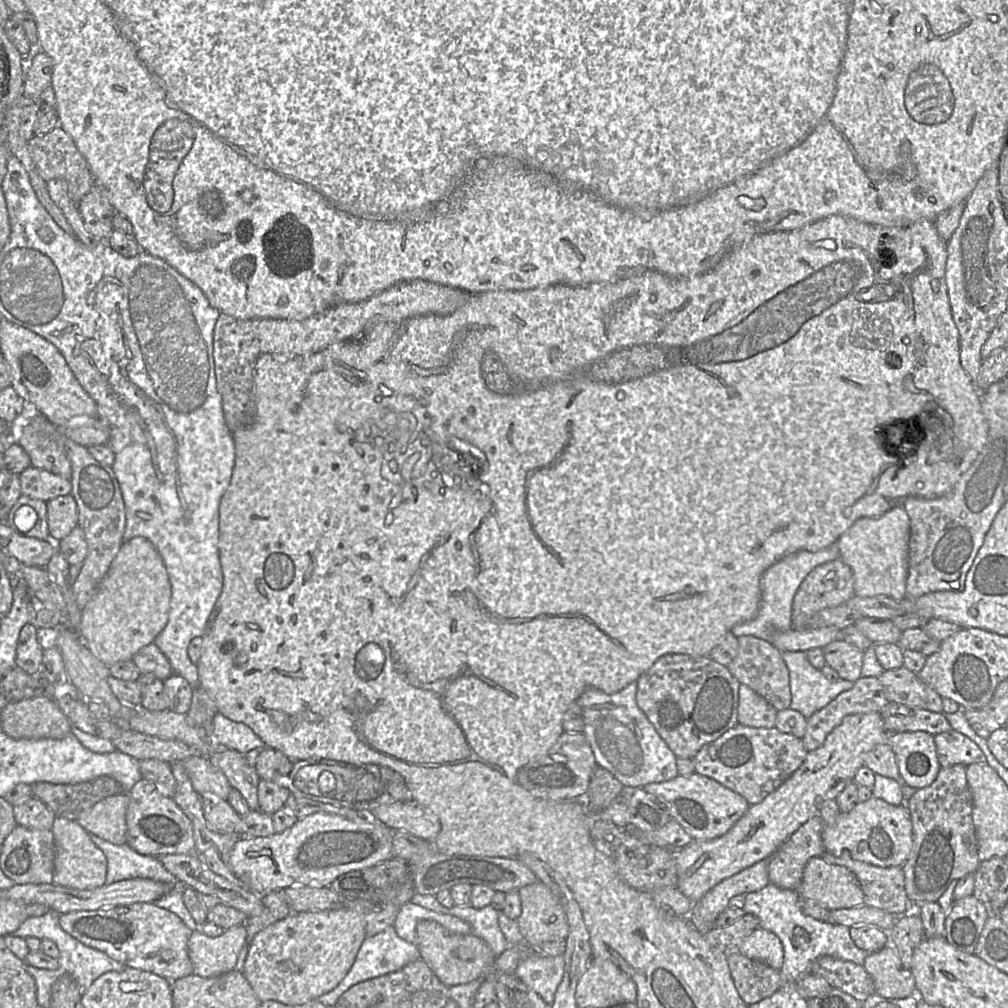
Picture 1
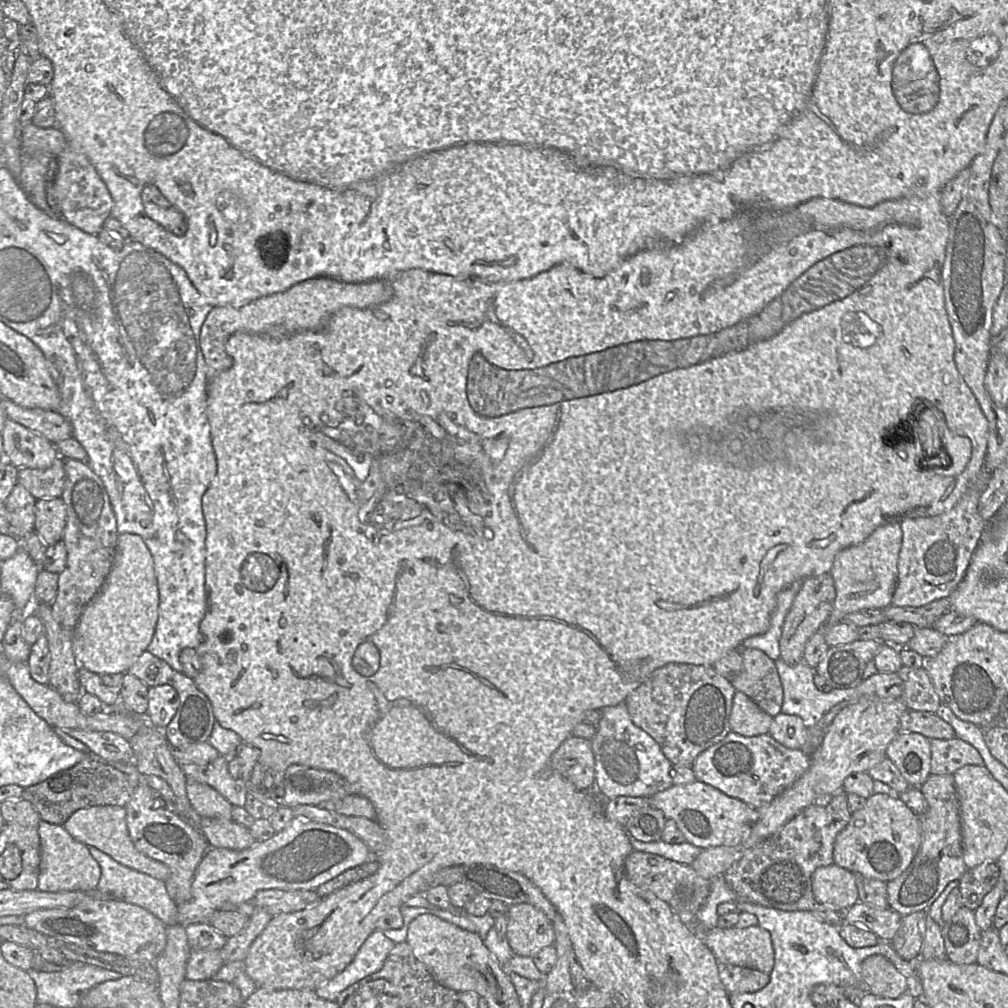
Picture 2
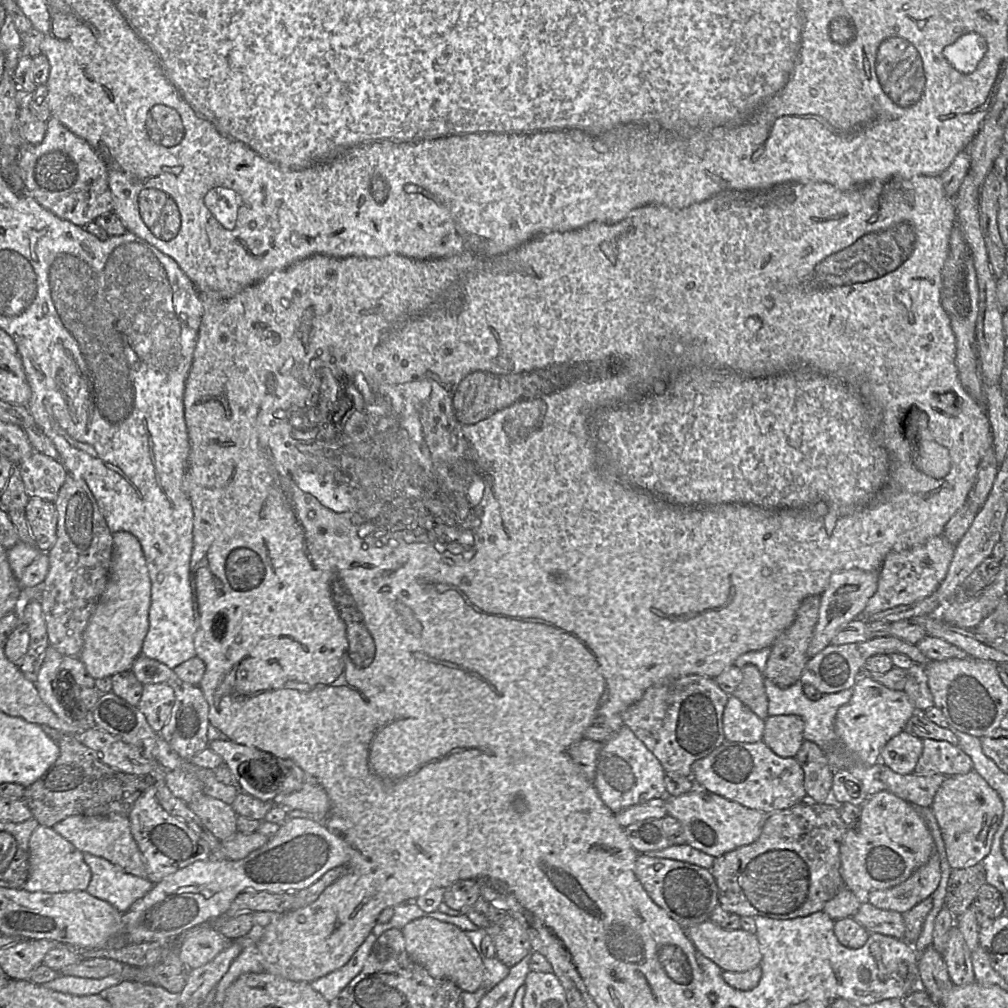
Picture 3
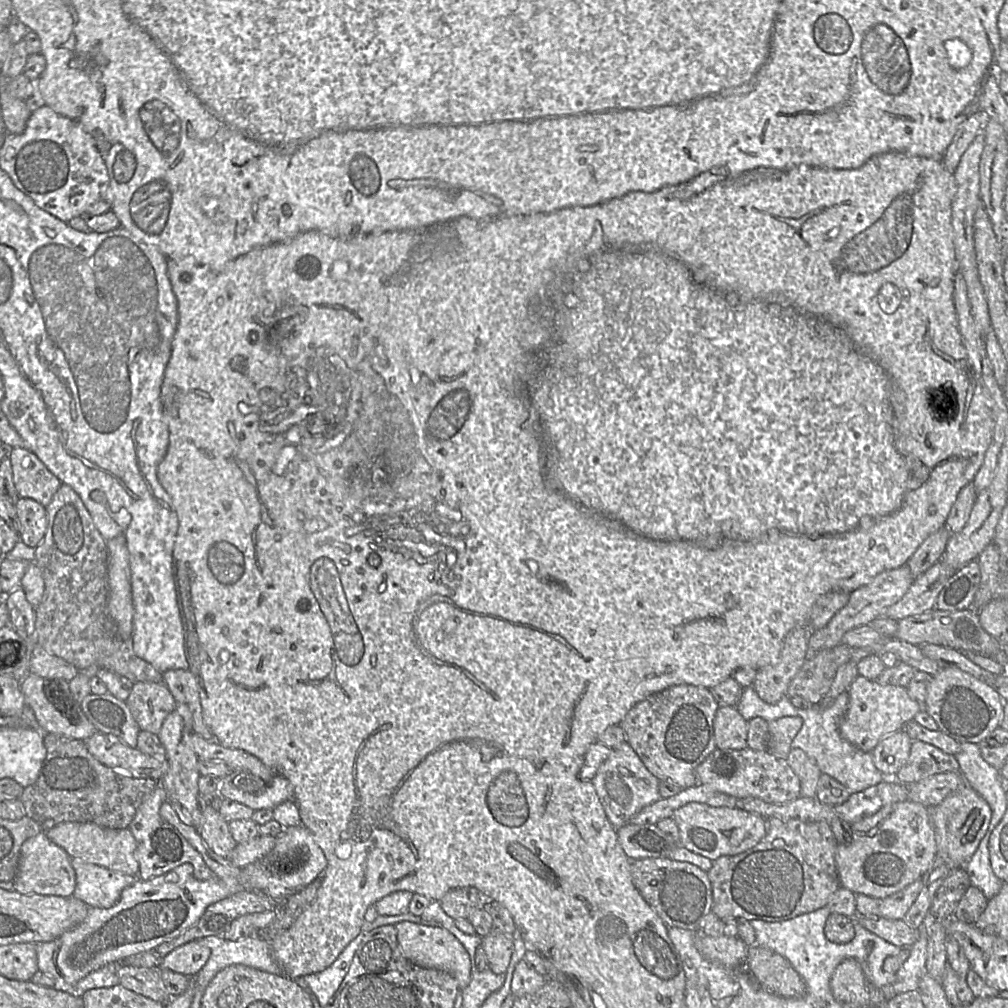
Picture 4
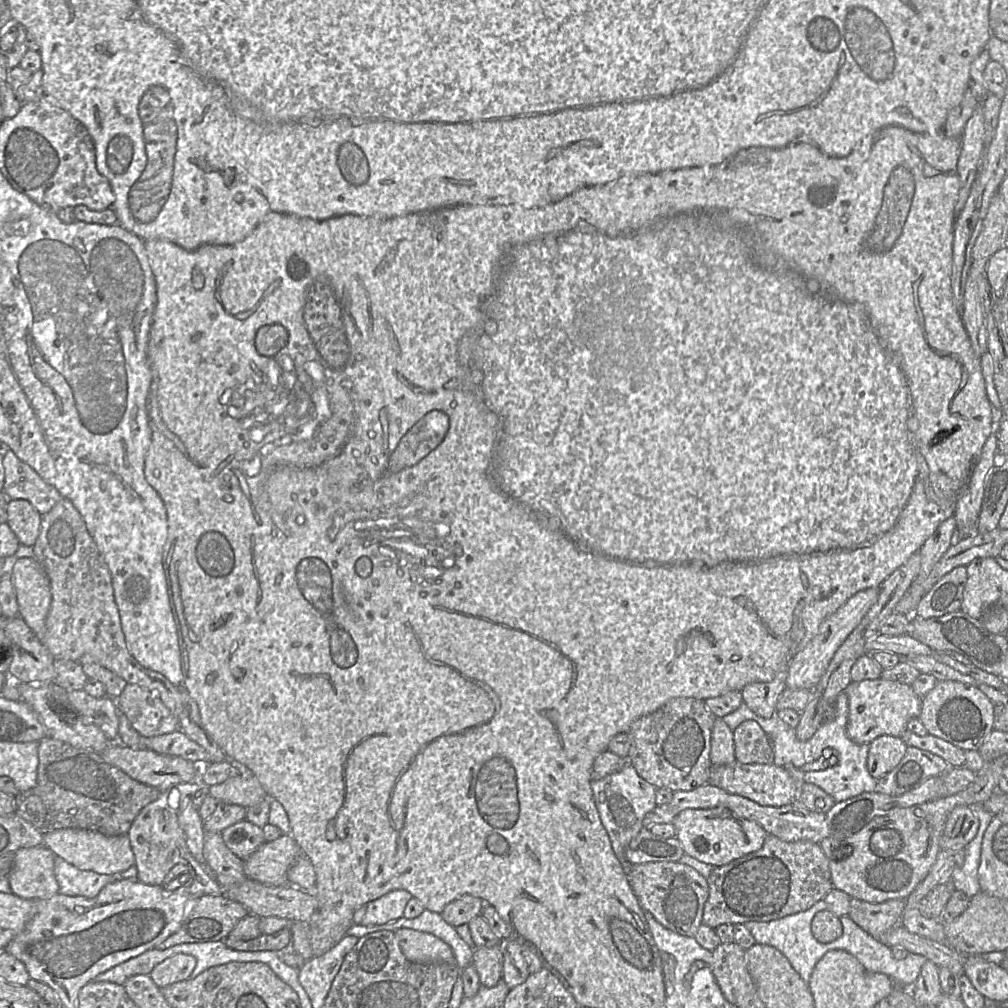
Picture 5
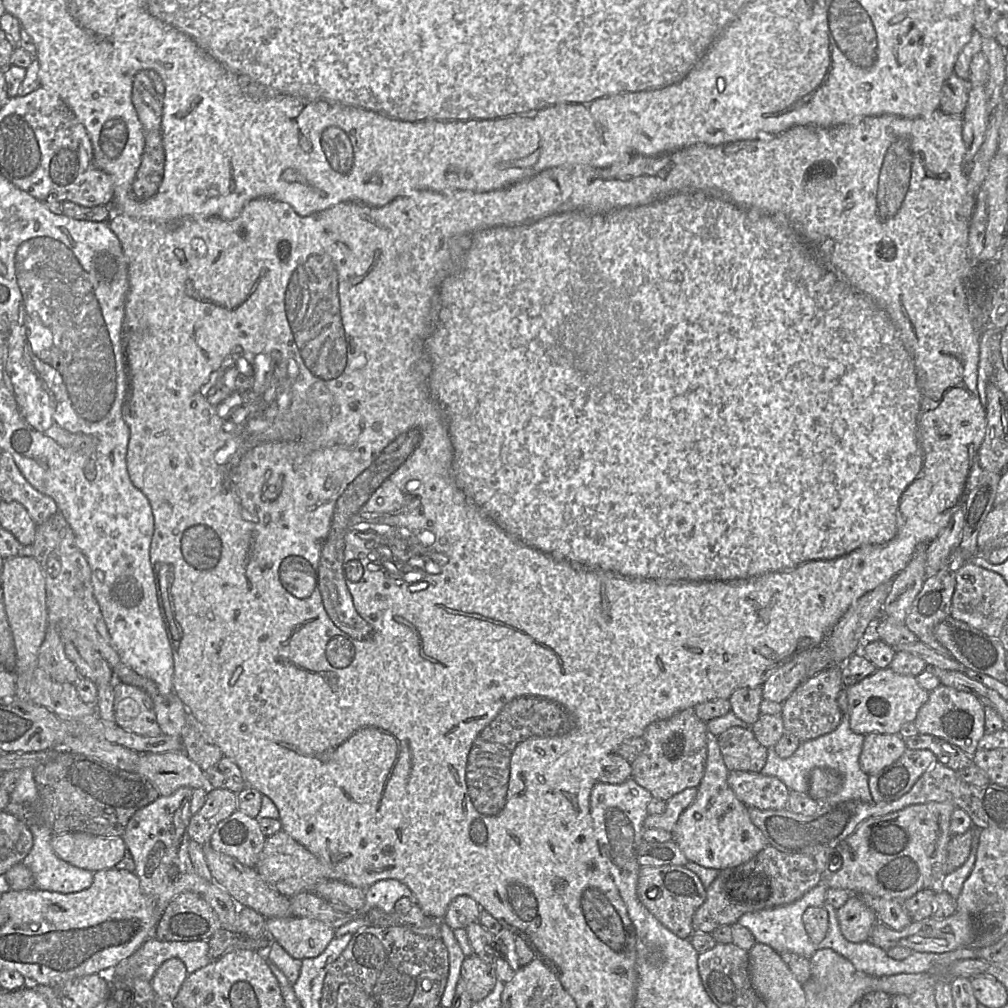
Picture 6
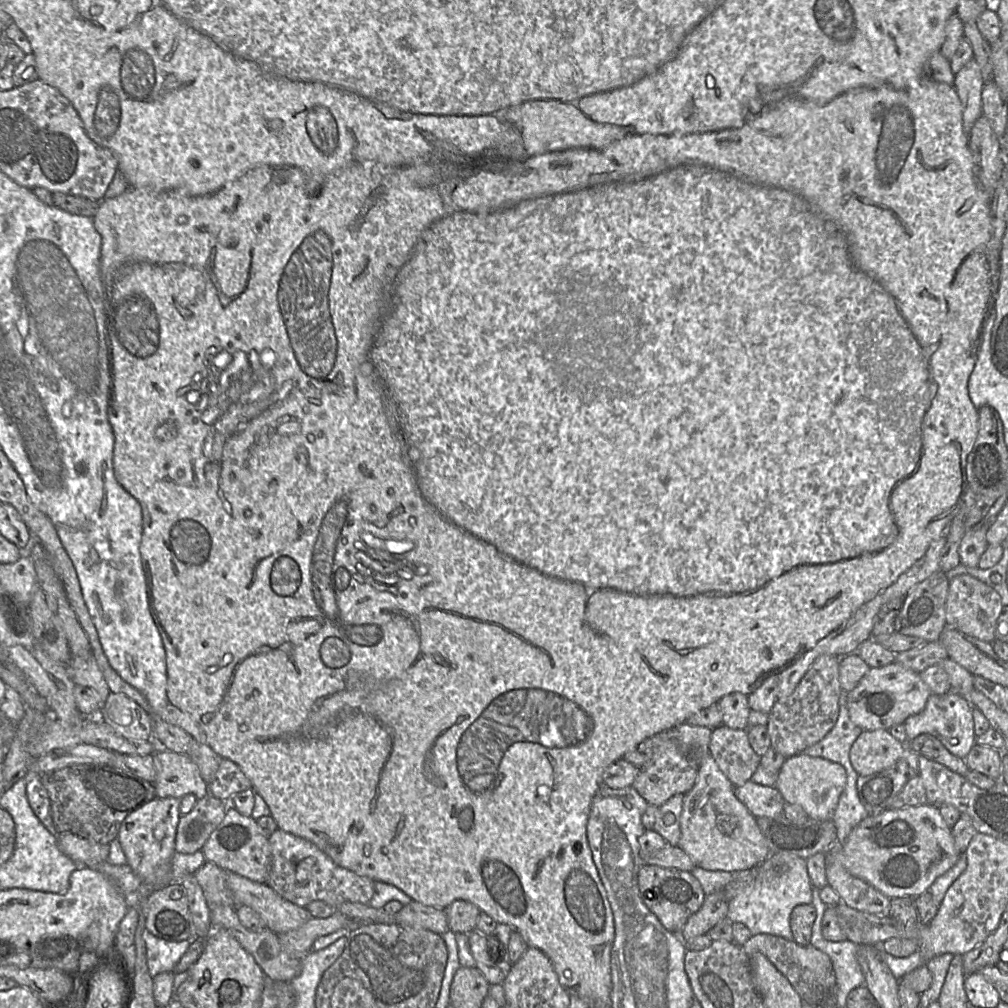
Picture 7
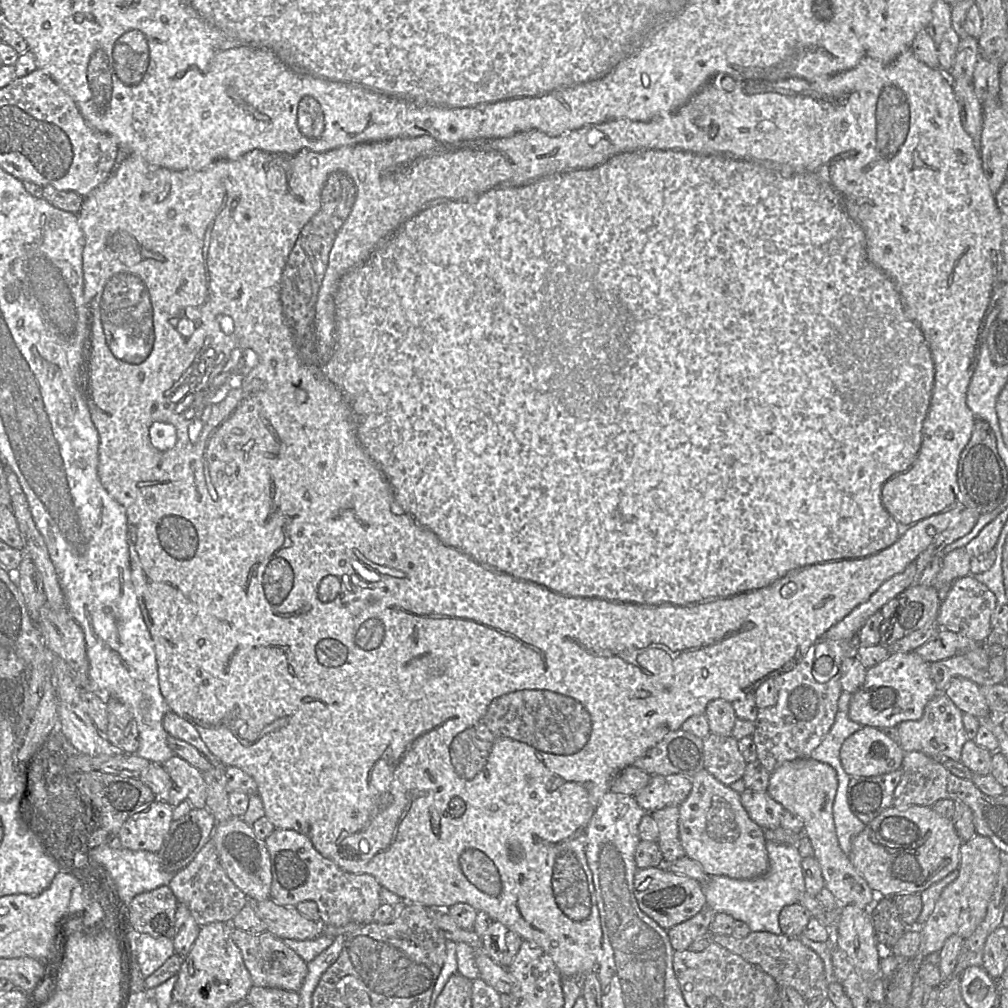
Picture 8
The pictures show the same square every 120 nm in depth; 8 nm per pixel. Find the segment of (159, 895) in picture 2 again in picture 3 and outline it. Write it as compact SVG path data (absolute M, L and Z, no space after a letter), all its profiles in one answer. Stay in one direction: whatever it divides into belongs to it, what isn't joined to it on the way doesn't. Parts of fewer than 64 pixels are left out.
M83 853L83 858L91 870L91 880L85 891L109 902L122 913L154 886L146 877L132 875L105 858L89 853Z

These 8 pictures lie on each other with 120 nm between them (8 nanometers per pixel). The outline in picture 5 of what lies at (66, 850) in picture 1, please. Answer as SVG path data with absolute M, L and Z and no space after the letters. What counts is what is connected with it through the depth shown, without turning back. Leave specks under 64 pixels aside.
M44 845L21 848L7 876L12 893L29 900L46 900L58 894L54 867L55 854Z

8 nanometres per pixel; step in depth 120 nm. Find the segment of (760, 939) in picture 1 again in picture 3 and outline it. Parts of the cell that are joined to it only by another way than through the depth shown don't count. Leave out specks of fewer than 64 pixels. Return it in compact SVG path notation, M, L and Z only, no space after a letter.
M710 920L684 930L696 951L722 971L744 972L759 967L762 955L756 934L726 930Z

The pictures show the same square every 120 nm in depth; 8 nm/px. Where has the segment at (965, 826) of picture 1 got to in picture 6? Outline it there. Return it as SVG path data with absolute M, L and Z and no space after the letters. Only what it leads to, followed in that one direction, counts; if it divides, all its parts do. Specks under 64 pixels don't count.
M851 893L836 914L842 935L853 943L867 941L870 930L878 921L874 911L856 893Z

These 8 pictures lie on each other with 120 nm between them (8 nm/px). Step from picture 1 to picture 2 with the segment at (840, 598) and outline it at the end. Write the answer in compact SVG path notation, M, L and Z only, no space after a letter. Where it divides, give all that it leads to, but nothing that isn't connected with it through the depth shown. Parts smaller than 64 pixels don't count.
M830 573L811 576L803 580L782 626L779 641L780 659L786 664L795 665L804 661L803 655L806 643L828 620L833 610L835 597L834 579Z

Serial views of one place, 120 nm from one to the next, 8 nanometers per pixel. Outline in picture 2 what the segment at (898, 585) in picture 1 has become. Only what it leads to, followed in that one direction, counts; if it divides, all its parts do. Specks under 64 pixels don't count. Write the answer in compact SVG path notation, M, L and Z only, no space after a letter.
M900 523L878 527L864 542L839 551L830 570L836 597L826 624L838 623L853 612L863 609L884 609L891 605L898 579L898 558L903 531Z

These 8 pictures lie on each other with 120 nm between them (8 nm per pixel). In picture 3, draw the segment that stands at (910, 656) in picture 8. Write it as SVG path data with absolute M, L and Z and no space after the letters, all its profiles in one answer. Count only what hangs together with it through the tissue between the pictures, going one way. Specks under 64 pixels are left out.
M872 677L857 680L852 688L851 699L836 714L834 729L838 742L849 757L865 765L879 762L880 752L886 743L904 730L916 709L904 690L892 690Z

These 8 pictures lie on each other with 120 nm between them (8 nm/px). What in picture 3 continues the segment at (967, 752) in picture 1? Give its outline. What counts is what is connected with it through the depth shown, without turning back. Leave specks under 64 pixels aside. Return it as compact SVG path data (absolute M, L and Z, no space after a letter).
M922 739L922 743L923 750L913 774L949 777L973 770L971 758L958 745L934 739Z

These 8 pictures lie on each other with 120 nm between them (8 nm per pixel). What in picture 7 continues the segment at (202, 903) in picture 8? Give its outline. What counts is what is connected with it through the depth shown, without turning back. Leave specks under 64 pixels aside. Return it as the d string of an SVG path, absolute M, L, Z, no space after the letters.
M206 861L193 875L201 886L210 910L219 906L238 907L235 897L226 883L226 871Z

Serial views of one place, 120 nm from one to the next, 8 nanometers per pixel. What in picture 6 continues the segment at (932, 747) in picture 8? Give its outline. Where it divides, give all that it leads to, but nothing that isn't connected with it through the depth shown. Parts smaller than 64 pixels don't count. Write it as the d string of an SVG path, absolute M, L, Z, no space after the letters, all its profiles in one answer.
M939 685L929 692L928 700L919 709L915 720L918 734L939 737L959 747L967 755L973 756L978 743L985 735L985 706L974 695L955 688Z

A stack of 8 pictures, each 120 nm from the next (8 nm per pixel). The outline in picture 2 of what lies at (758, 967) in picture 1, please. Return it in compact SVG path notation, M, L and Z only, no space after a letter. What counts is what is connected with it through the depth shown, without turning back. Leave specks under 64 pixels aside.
M718 963L720 979L729 994L754 993L763 989L770 980L769 974L755 969Z

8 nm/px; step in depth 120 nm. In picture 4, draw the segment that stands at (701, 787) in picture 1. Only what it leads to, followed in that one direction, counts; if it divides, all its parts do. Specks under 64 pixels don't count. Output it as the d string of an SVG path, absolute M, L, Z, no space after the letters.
M698 802L680 807L674 811L672 817L679 829L678 844L712 861L753 848L767 832L767 820L760 815L740 809L712 807Z

